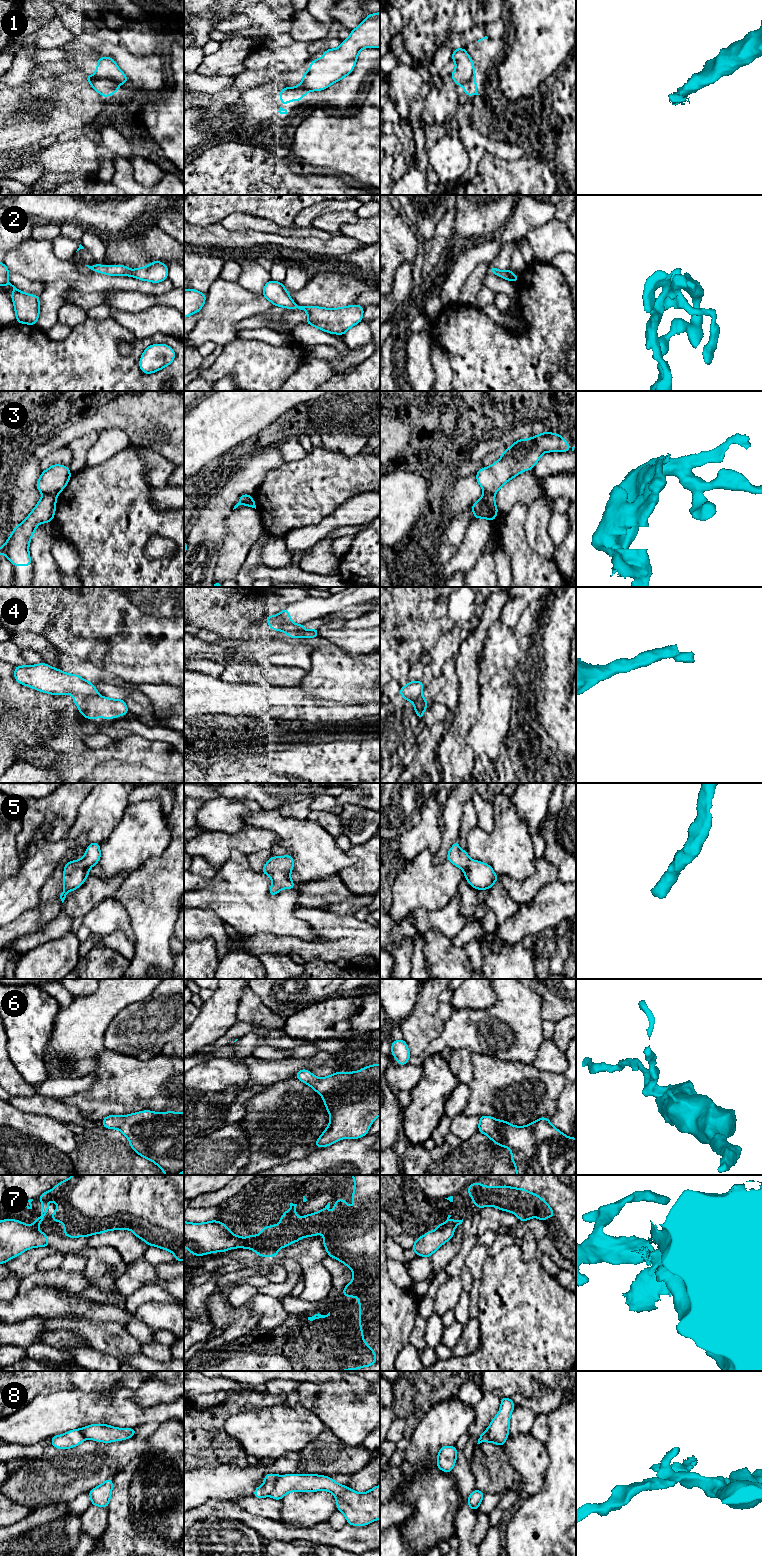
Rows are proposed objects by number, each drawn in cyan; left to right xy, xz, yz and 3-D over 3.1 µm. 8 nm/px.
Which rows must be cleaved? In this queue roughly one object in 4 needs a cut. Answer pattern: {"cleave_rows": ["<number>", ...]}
{"cleave_rows": ["1", "3", "4", "7", "8"]}

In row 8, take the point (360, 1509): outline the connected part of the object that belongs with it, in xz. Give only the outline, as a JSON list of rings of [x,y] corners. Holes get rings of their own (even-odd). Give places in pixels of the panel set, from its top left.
[[[288,1474],[281,1475],[275,1482],[270,1496],[275,1500],[281,1500],[289,1492],[303,1491],[329,1491],[336,1497],[337,1510],[346,1517],[347,1523],[353,1526],[366,1526],[380,1519],[380,1485],[375,1486],[366,1493],[358,1493],[346,1485],[336,1483],[331,1477],[316,1474]]]

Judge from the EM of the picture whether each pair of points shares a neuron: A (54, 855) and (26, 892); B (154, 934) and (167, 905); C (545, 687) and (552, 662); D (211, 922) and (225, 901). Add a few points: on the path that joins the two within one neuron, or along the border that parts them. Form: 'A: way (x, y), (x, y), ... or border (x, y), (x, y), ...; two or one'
A: way (45, 864), (27, 883); one
B: way (154, 927), (154, 918), (160, 912); one
C: way (551, 681), (552, 668); one
D: border (194, 908), (212, 910), (225, 922); two

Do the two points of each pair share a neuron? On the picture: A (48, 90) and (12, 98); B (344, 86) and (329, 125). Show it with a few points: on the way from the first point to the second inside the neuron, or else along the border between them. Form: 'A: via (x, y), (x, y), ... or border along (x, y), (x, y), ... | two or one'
A: via (39, 94), (32, 94), (28, 98), (21, 98) | one
B: border along (322, 107), (336, 112), (349, 112), (352, 110) | two

